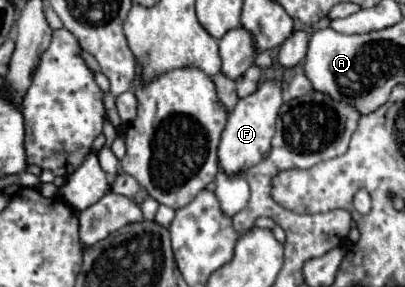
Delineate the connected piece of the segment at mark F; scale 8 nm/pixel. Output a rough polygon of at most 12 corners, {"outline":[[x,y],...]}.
{"outline":[[260,83],[238,99],[218,145],[226,173],[266,155],[282,83]]}

